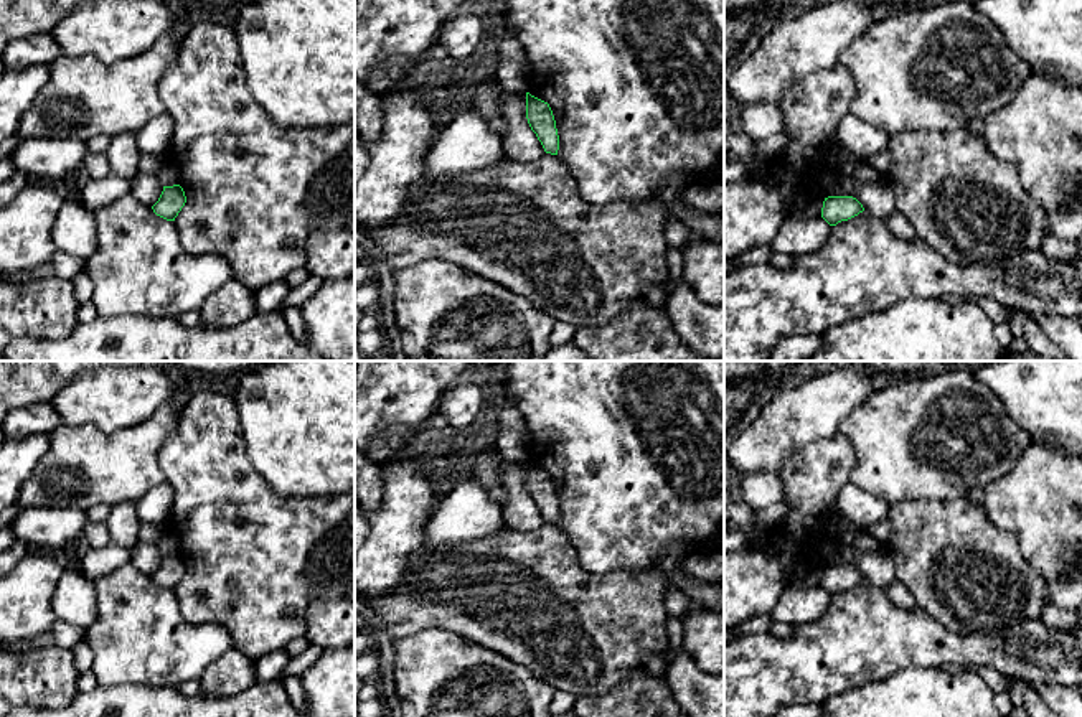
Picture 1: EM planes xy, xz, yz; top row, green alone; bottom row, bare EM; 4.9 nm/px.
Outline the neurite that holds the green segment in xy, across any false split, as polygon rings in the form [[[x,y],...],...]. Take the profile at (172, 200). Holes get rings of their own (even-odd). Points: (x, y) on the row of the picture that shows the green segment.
[[[180,185],[163,186],[160,198],[152,209],[157,216],[167,221],[175,221],[185,203],[186,196]]]

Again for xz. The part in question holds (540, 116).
[[[526,92],[526,119],[544,152],[557,155],[559,135],[549,104]]]

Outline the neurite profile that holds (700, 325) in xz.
[[[684,280],[663,284],[665,313],[681,341],[706,361],[724,361],[724,305],[703,302]]]

